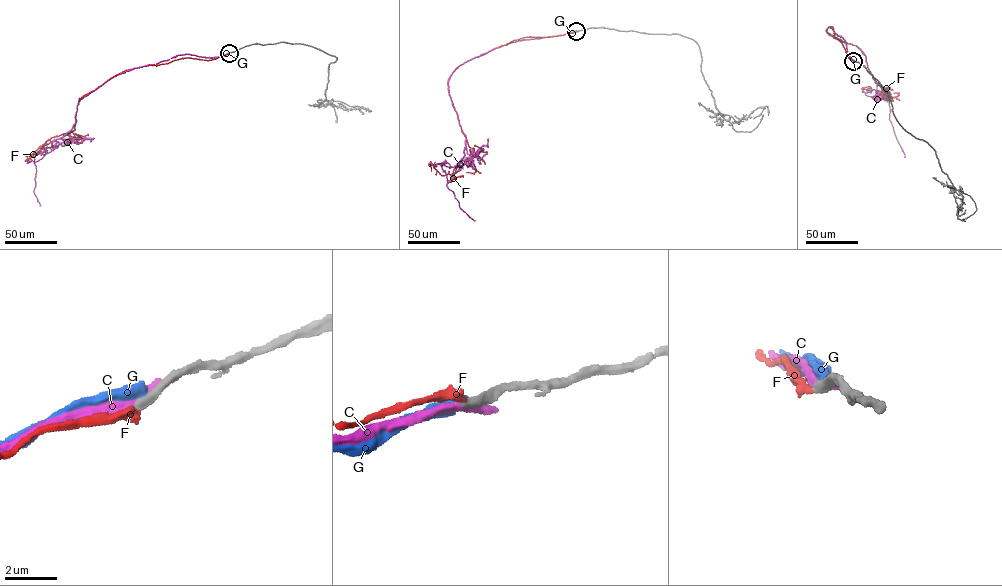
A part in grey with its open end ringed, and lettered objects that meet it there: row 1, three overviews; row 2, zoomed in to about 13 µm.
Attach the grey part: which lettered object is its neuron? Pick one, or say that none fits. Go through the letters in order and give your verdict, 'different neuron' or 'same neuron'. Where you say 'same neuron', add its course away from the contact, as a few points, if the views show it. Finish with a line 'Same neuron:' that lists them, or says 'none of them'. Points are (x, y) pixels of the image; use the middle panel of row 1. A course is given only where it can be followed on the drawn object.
C: different neuron
F: different neuron
G: different neuron
Same neuron: none of them

